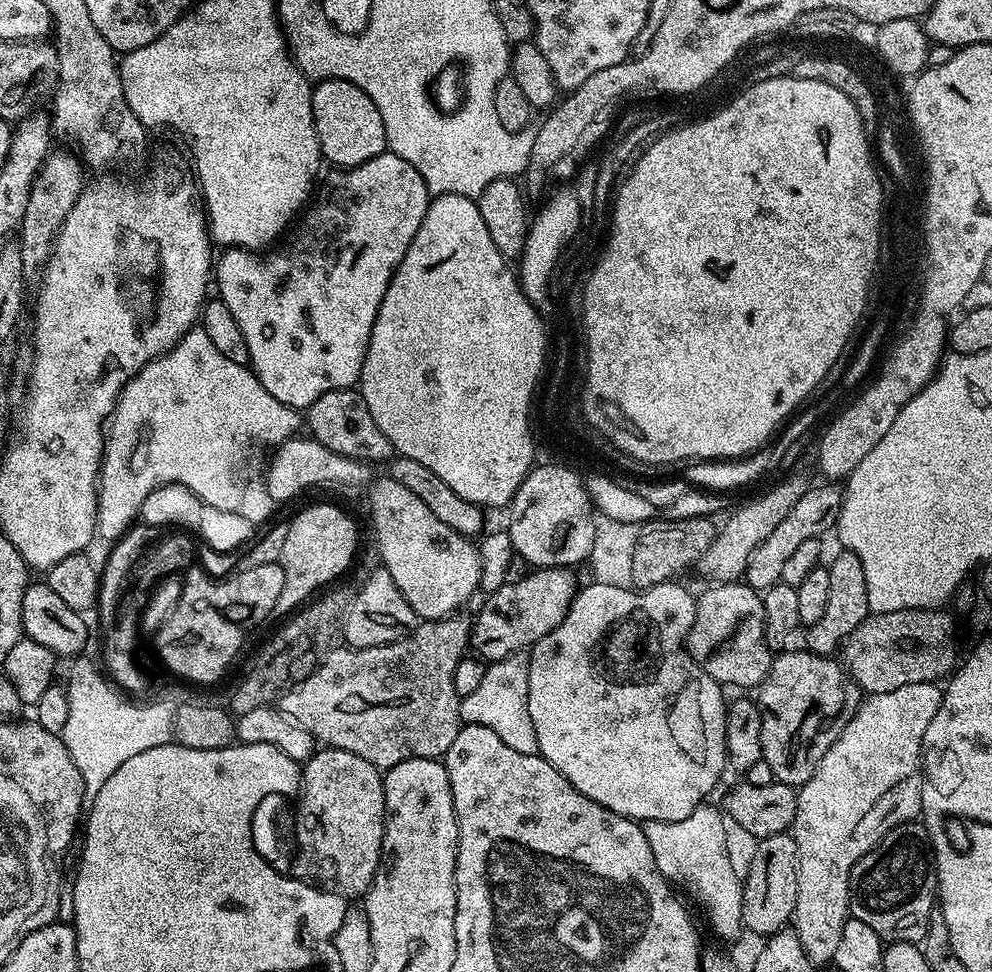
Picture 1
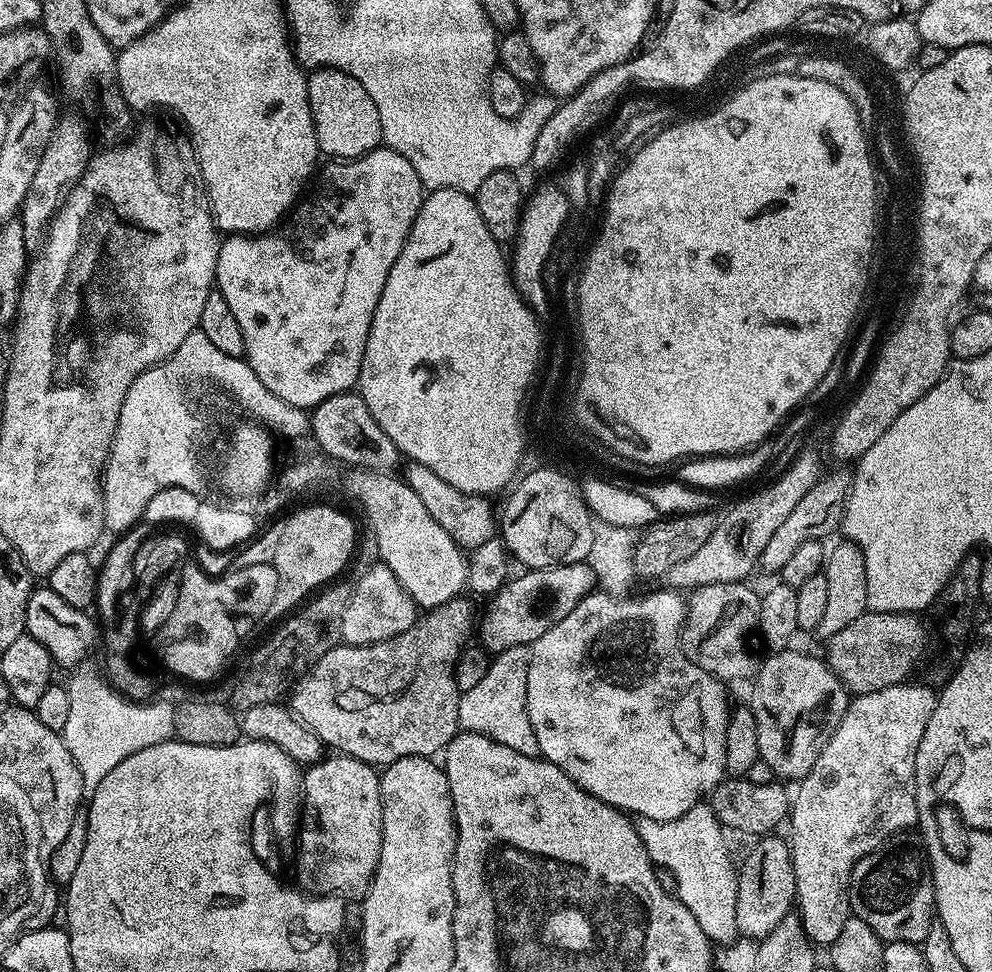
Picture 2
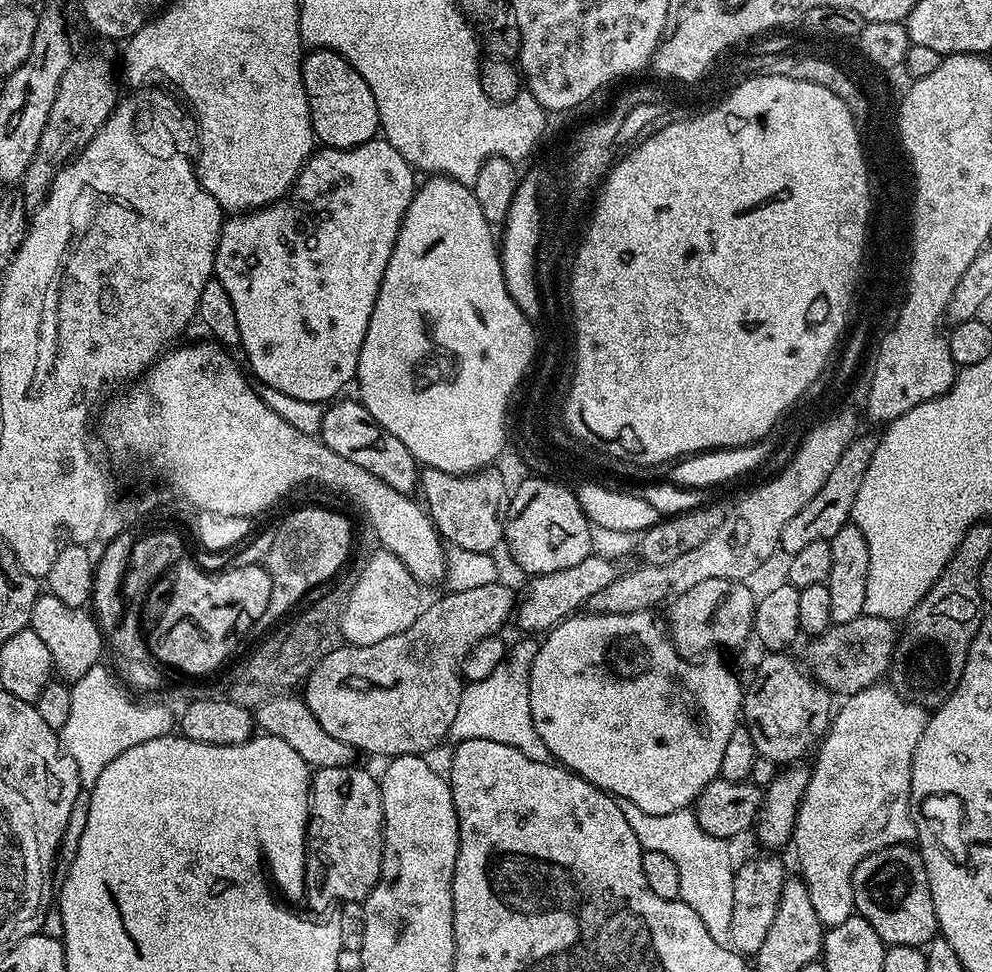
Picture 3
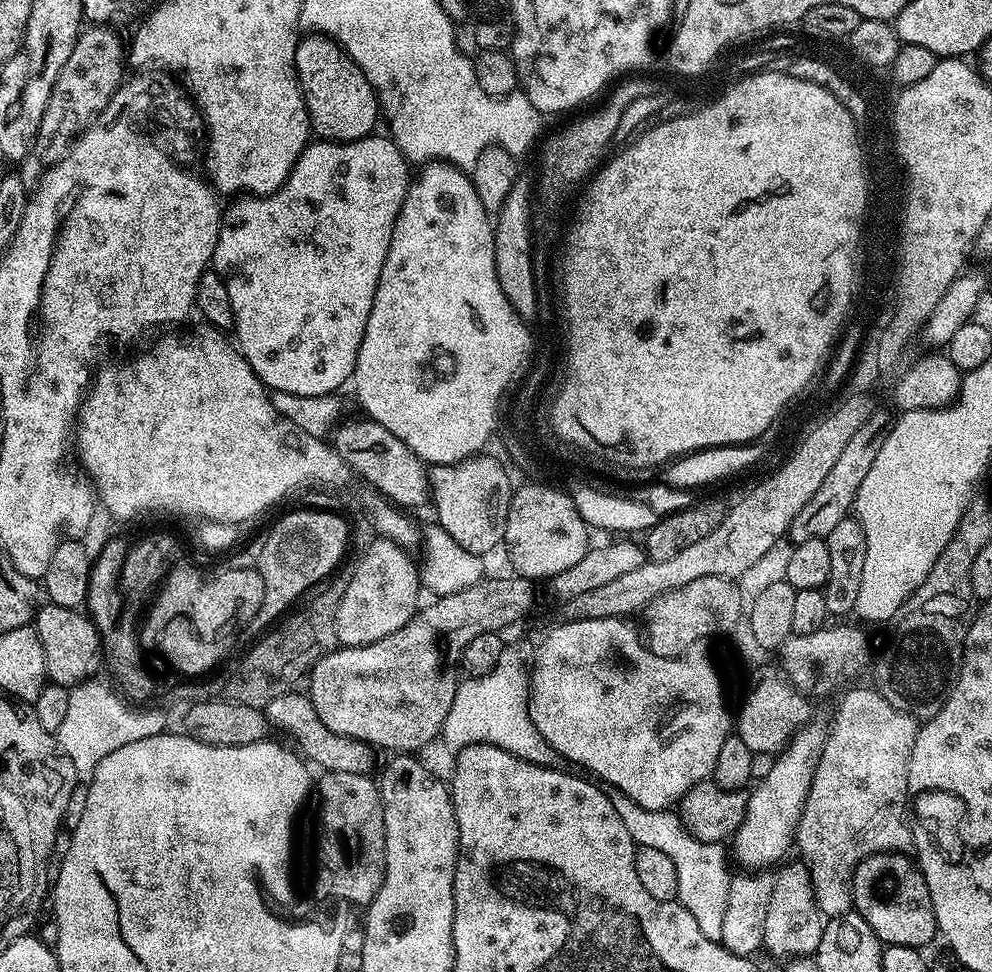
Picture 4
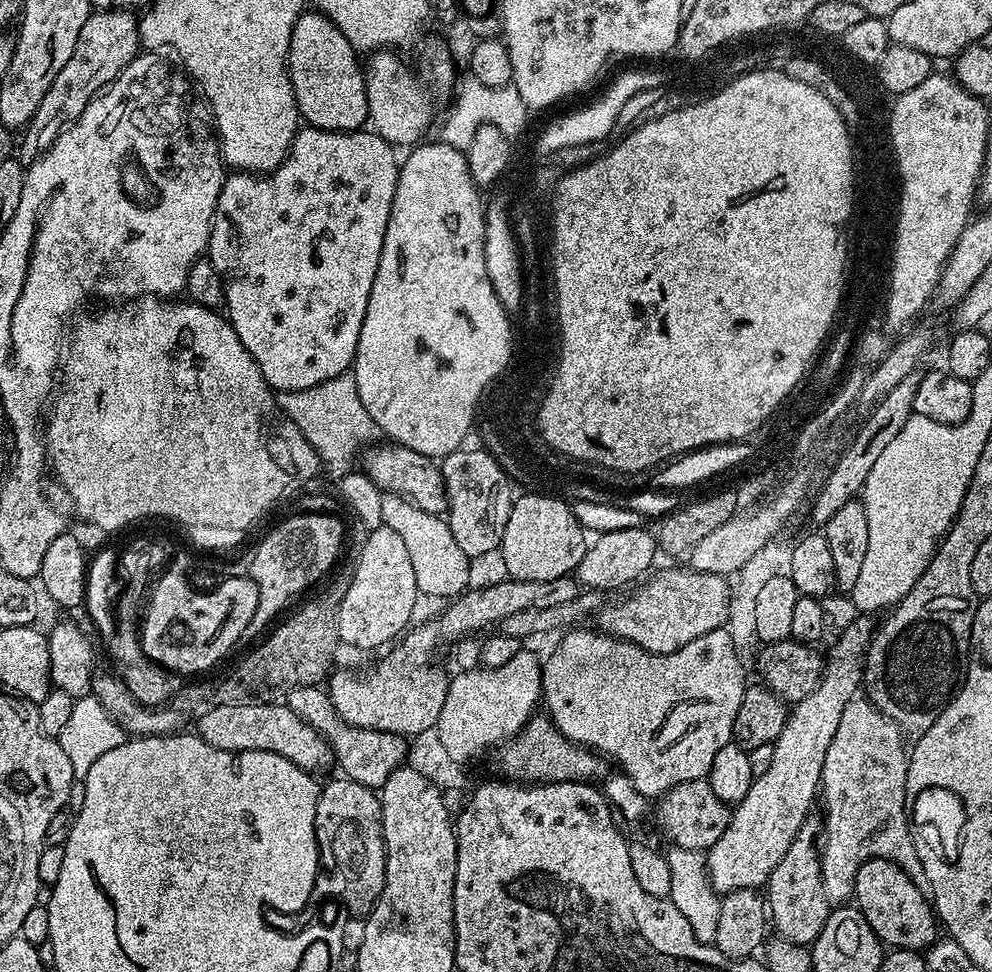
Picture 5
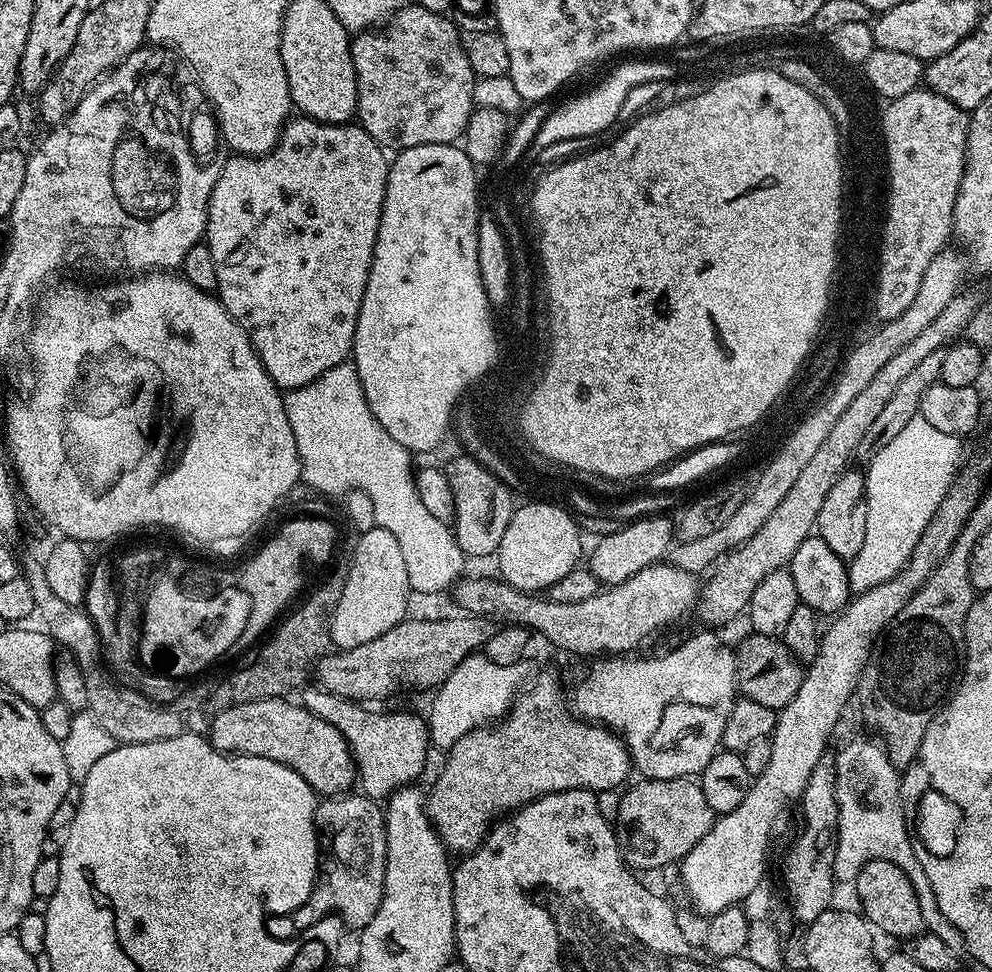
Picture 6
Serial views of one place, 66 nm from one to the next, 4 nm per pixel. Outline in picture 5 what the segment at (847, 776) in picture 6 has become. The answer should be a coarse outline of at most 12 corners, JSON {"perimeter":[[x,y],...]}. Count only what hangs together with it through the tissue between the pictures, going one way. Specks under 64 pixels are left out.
{"perimeter":[[867,698],[822,762],[829,905],[893,860],[931,897],[906,805],[905,737]]}

